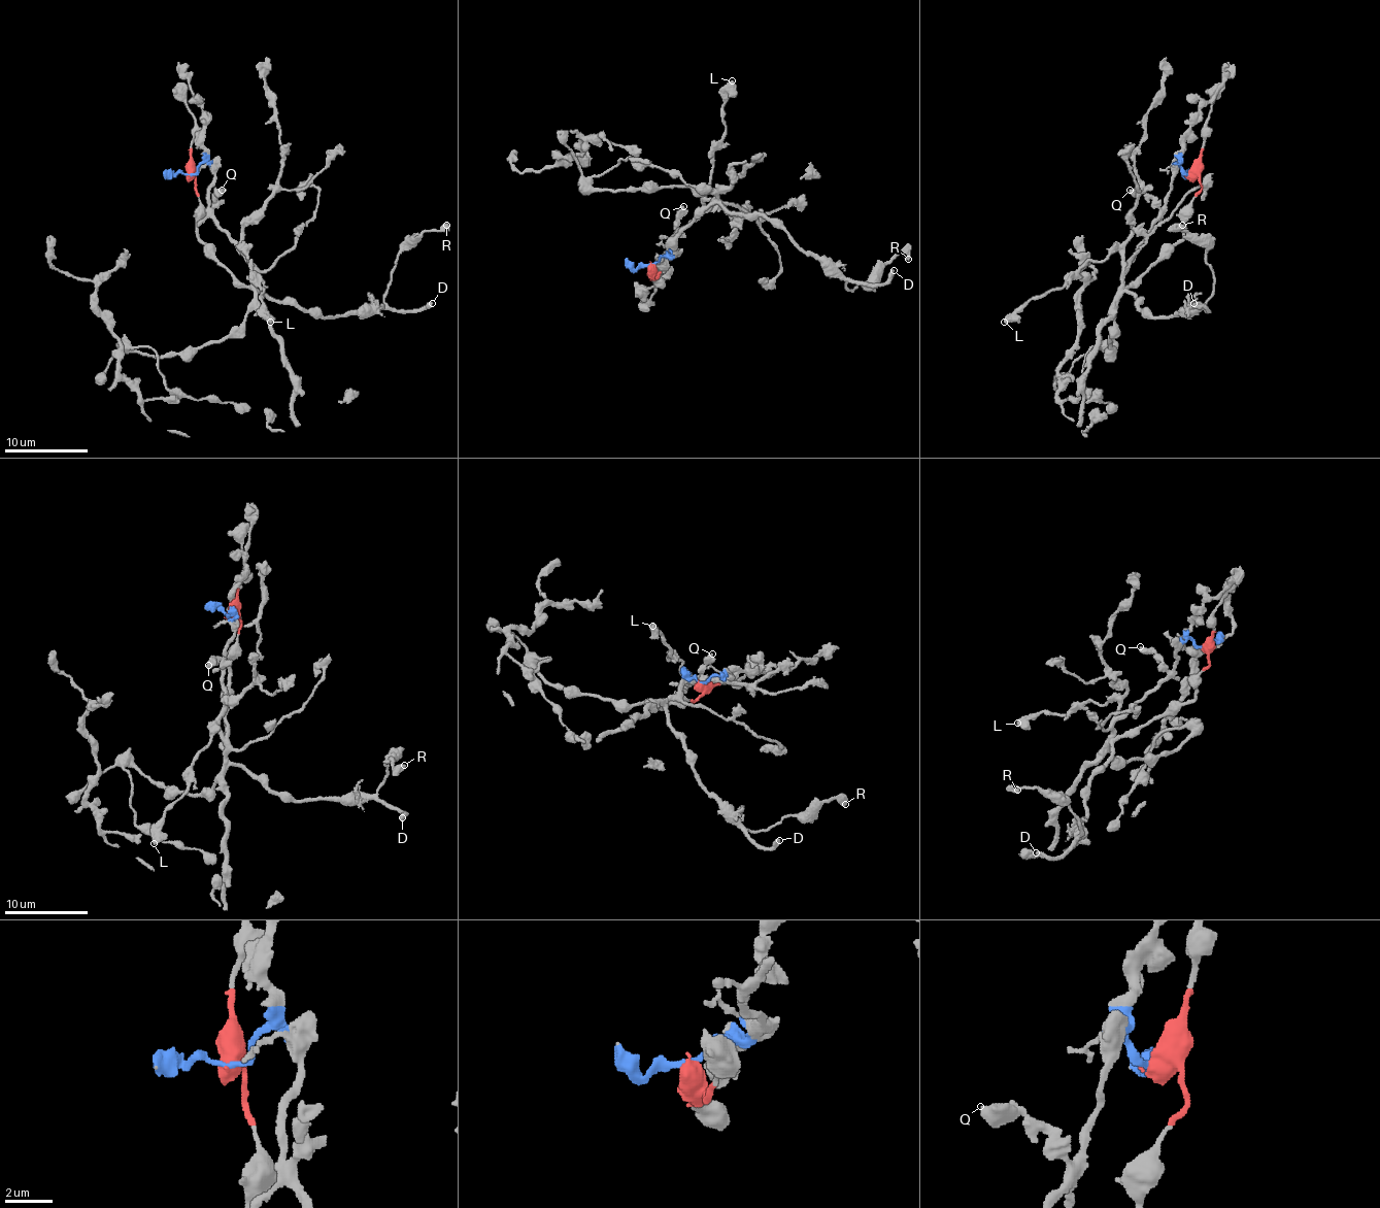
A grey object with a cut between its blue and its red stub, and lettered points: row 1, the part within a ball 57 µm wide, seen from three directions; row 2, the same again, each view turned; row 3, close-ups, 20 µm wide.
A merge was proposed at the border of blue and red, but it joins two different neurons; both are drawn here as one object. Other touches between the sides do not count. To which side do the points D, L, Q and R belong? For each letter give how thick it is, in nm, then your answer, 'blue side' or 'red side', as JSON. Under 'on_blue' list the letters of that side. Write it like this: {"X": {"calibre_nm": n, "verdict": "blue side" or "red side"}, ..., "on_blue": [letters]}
{"D": {"calibre_nm": 400, "verdict": "red side"}, "L": {"calibre_nm": 550, "verdict": "blue side"}, "Q": {"calibre_nm": 500, "verdict": "blue side"}, "R": {"calibre_nm": 550, "verdict": "red side"}, "on_blue": ["L", "Q"]}

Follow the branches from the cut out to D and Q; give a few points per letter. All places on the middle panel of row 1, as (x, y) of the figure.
D: (650, 266), (657, 276), (673, 241), (721, 203), (736, 213), (771, 217), (844, 278), (882, 284), (895, 270)
Q: (650, 264), (675, 249), (671, 247), (671, 238), (677, 211), (683, 205)

